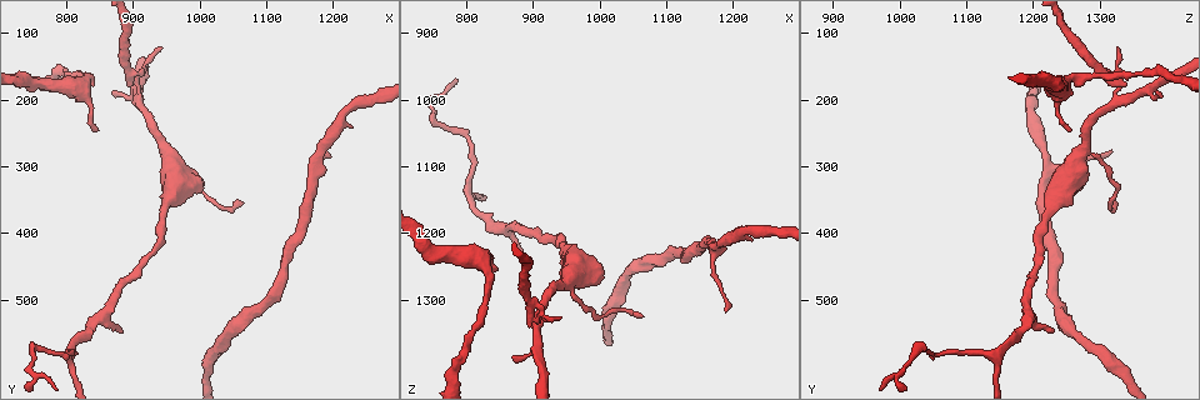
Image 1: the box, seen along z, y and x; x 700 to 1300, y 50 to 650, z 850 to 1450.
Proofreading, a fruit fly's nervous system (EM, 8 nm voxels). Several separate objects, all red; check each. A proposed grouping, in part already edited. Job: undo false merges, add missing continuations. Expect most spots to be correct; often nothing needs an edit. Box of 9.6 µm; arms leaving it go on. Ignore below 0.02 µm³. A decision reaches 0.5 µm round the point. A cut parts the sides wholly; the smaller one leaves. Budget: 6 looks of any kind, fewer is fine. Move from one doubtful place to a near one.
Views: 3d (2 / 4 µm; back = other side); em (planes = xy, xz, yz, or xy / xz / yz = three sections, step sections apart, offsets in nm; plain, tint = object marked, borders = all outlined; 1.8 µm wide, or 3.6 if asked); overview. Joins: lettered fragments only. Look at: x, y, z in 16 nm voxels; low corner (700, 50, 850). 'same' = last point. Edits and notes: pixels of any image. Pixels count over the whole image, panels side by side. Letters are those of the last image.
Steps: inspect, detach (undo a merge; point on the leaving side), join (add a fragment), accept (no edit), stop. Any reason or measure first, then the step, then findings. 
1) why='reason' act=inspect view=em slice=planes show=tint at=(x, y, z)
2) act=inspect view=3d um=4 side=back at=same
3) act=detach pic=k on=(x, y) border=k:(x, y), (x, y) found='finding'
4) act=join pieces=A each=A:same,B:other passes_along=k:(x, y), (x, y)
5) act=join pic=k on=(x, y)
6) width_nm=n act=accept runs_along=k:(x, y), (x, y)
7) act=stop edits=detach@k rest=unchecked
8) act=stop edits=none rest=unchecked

why='a narrow waist' act=inspect view=em slice=planes show=borders at=(805, 160, 1360)

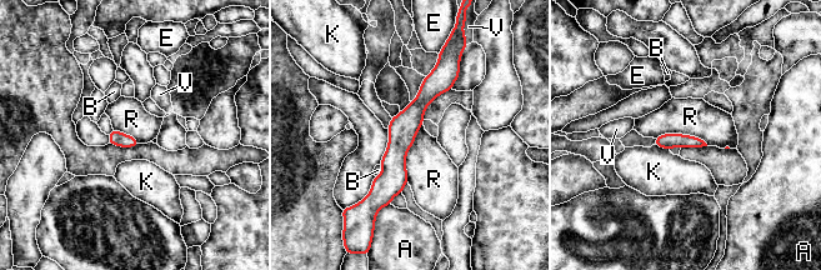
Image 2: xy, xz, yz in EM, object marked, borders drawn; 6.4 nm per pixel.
longest_contact=R:400nm act=accept each=A:other,B:other,E:other,K:other,R:other,V:other found='one neuron here'

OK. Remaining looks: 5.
why='tapers out' act=inspect view=3d um=4 at=(850, 245, 1250)

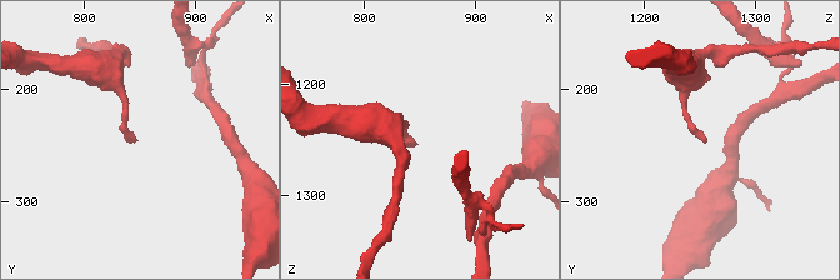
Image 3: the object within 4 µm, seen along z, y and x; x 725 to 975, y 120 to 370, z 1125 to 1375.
act=inspect view=em slice=xy step=4 show=borders at=(846, 244, 1256)

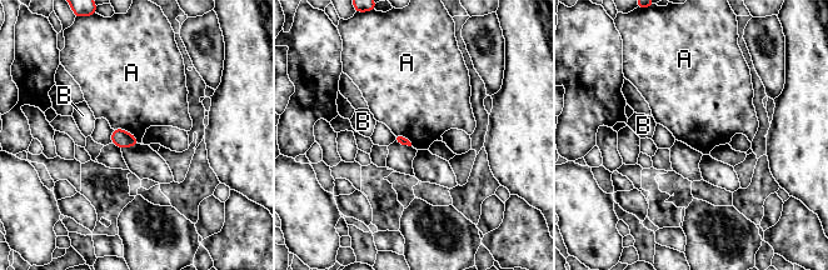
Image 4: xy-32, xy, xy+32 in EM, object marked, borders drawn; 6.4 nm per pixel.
act=inspect view=em slice=planes show=borders at=same

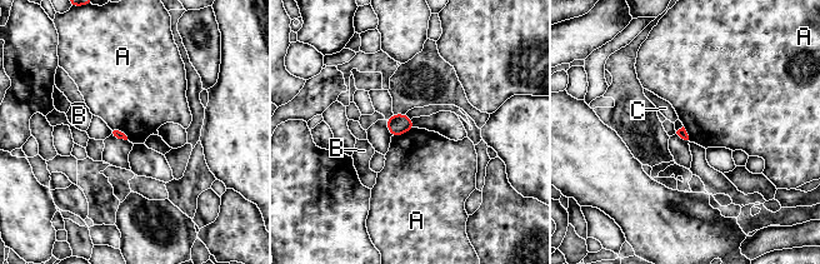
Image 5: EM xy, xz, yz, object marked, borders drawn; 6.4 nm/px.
act=accept each=A:other,B:other,C:other border=5:(414, 126), (393, 137) found='no lettered fragment goes on from it'

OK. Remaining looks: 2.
why='thin end' act=inspect view=em slice=yz step=16 show=borders at=(1065, 350, 1325)

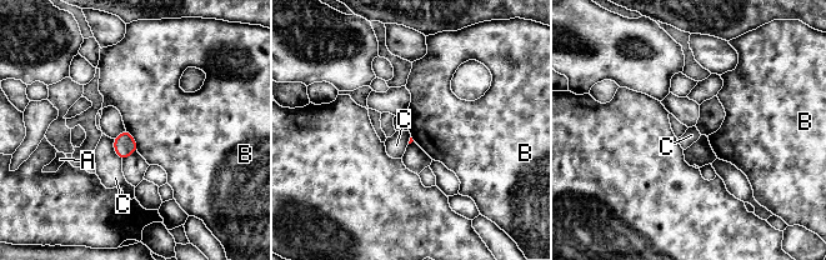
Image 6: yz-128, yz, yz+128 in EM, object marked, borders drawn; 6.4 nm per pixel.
why='cut it another way' act=inspect view=em slice=xz step=16 show=borders at=same

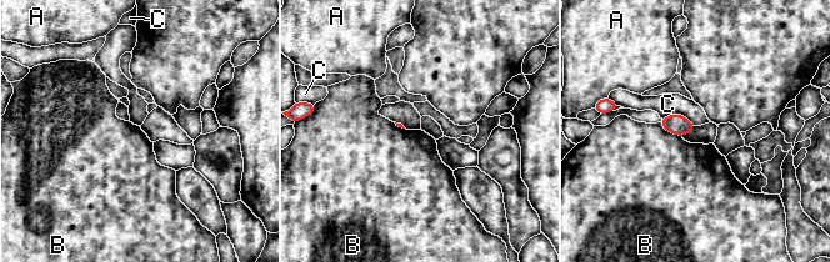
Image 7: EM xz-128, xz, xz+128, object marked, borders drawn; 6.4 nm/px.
act=accept each=A:other,B:other,C:other border=7:(660, 121), (665, 130), (681, 137) found='none of them fits'

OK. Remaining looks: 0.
act=stop edits=none rest=unchecked

